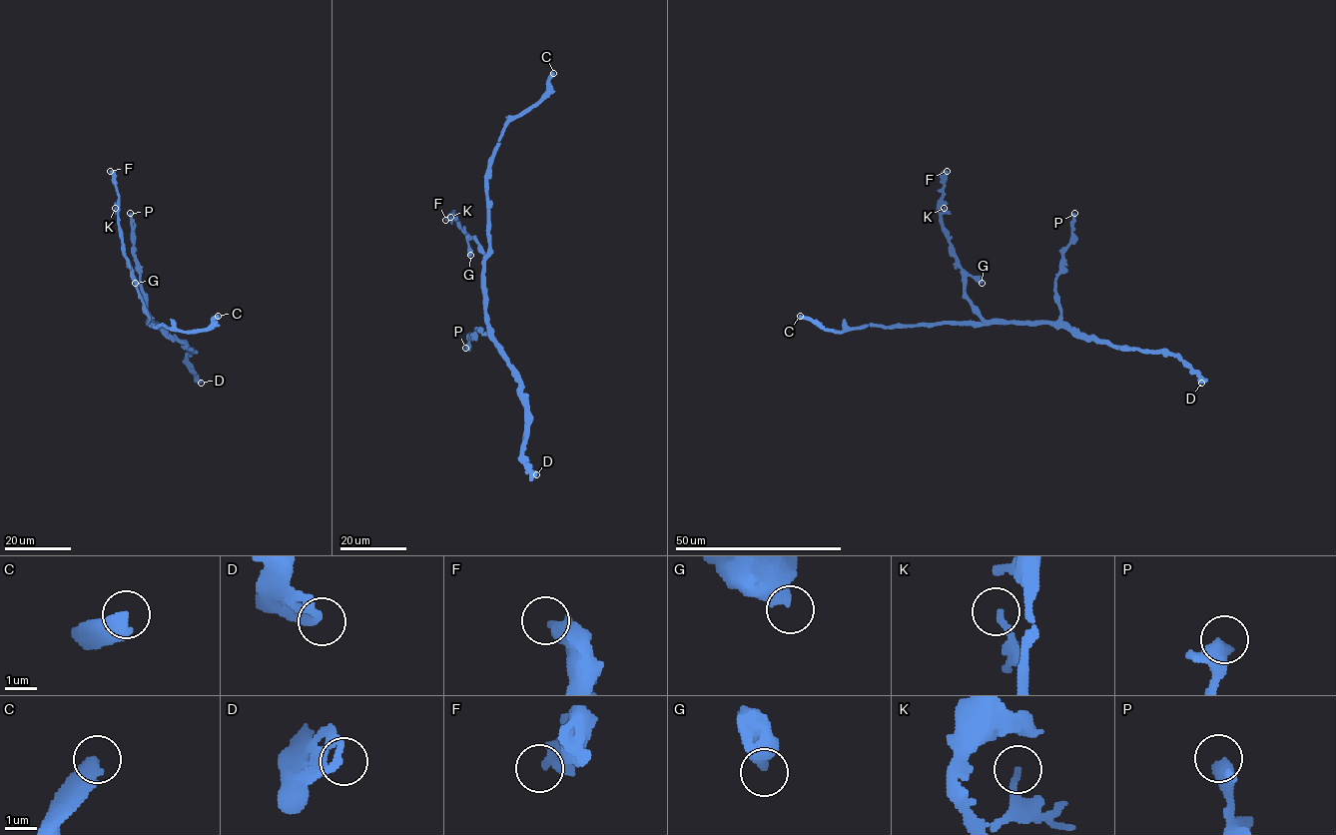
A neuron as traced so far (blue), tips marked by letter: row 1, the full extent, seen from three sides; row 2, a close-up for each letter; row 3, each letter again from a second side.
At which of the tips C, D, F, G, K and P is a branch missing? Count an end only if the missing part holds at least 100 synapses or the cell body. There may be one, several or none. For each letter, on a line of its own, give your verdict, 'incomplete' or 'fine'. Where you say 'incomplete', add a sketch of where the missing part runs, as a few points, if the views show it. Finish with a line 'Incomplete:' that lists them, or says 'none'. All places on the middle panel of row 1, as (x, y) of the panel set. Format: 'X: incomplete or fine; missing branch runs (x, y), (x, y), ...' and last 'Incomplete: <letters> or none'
C: incomplete; missing branch runs (553, 73), (587, 73), (597, 66), (606, 67), (614, 61), (628, 63)
D: fine
F: fine
G: fine
K: fine
P: fine
Incomplete: C

